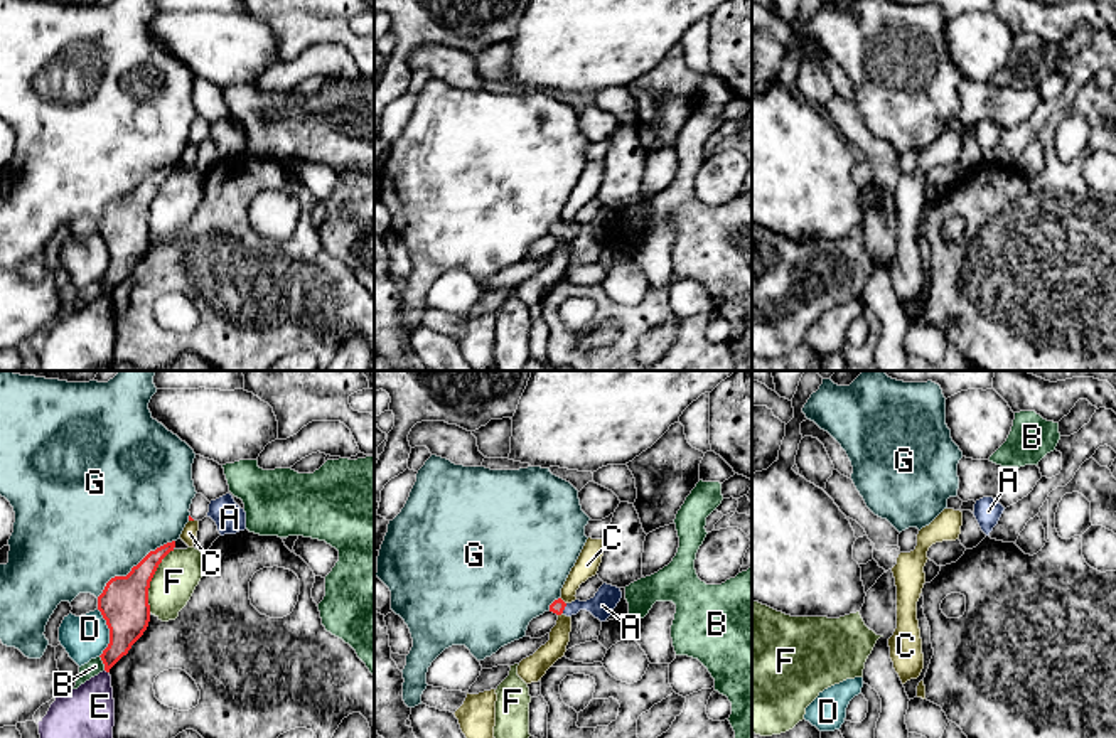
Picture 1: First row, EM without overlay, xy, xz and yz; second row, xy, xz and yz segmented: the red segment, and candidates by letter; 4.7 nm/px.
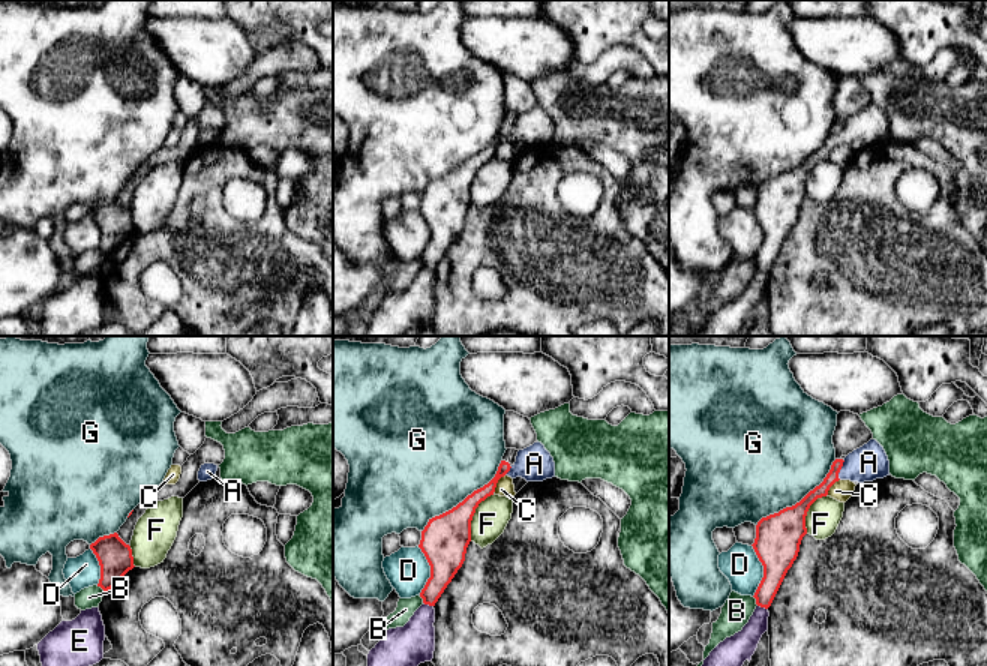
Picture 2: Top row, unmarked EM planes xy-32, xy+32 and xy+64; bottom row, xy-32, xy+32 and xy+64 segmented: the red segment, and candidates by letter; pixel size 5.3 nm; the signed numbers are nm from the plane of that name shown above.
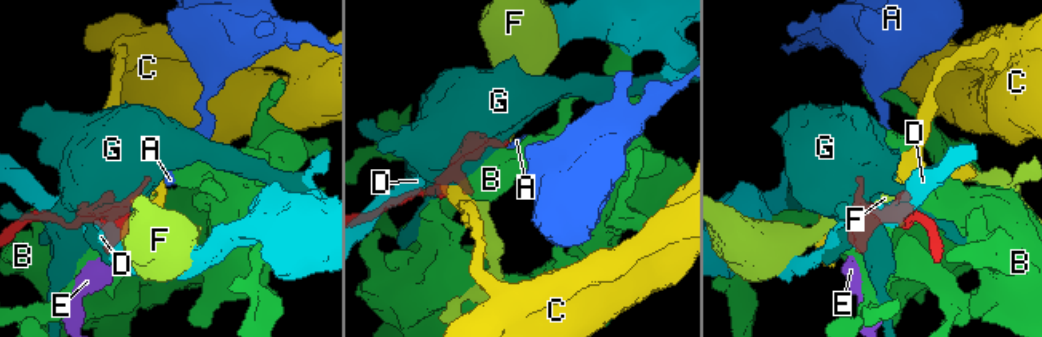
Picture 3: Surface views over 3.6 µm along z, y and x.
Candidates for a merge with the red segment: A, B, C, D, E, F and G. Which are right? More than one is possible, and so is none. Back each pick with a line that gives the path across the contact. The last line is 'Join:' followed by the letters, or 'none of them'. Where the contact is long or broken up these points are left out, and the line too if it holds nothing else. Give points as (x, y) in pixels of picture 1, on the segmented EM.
A: way xz (558, 605), (563, 609), (602, 605)
Join: A

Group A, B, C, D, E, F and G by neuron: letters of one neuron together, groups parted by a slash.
A / B / C / D / E / F / G

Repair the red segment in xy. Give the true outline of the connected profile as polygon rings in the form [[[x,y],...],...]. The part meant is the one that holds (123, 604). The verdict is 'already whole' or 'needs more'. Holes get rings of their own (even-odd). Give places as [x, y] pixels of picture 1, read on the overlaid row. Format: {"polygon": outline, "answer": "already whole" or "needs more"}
{"polygon": [[[175,541],[150,551],[126,576],[111,578],[98,596],[98,610],[110,628],[110,644],[99,655],[105,671],[128,654],[150,622],[148,588],[162,559]]], "answer": "already whole"}

